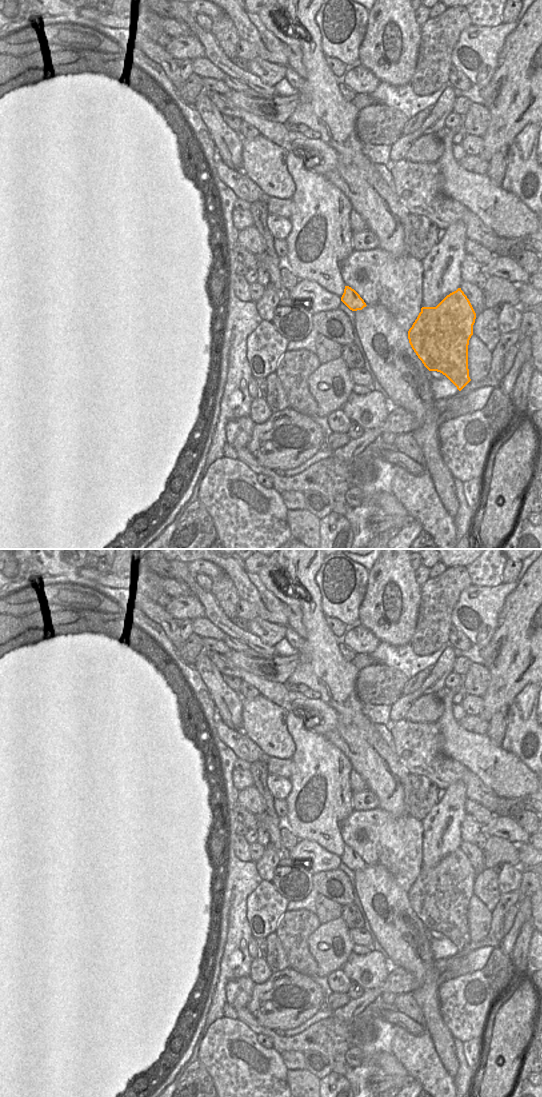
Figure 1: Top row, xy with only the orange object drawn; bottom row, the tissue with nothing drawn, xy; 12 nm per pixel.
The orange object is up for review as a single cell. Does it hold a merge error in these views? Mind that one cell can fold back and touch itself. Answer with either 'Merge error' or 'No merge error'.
Merge error.

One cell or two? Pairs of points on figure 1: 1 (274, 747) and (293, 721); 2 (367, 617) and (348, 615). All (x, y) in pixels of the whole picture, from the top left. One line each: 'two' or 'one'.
1: two
2: two

